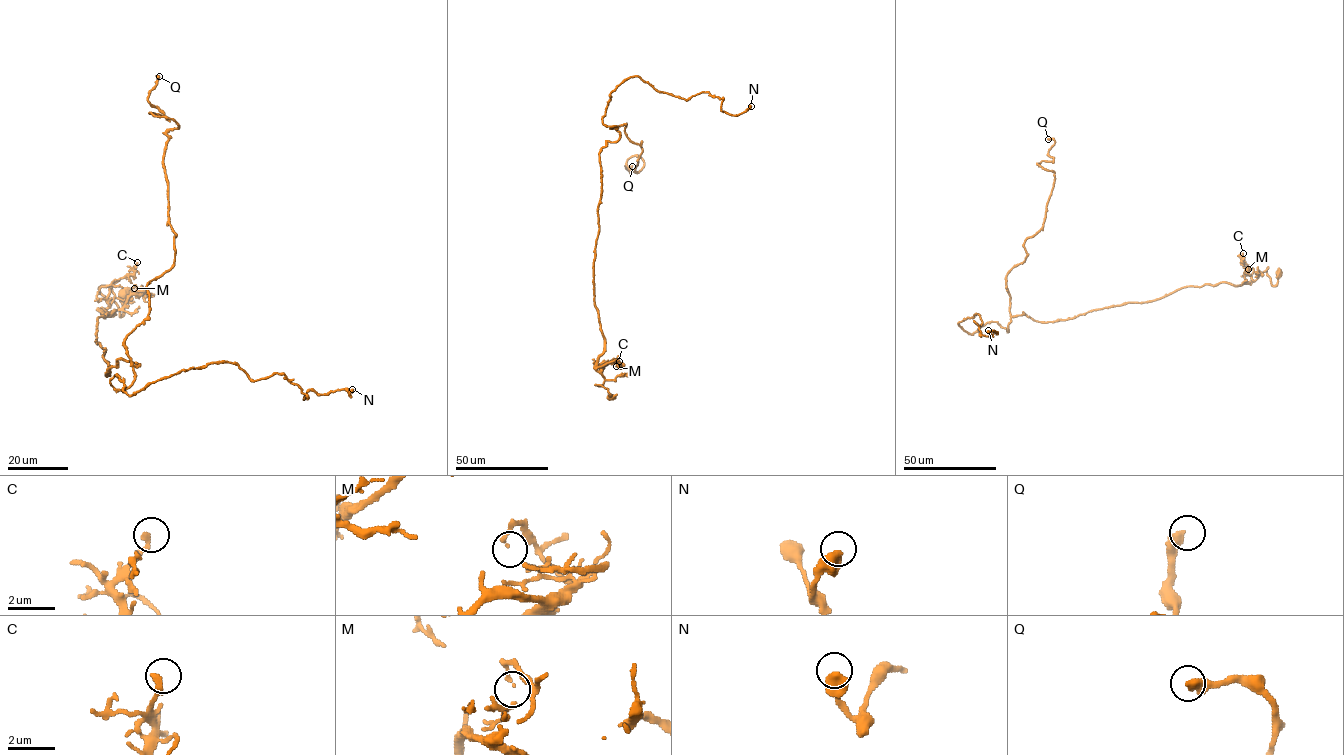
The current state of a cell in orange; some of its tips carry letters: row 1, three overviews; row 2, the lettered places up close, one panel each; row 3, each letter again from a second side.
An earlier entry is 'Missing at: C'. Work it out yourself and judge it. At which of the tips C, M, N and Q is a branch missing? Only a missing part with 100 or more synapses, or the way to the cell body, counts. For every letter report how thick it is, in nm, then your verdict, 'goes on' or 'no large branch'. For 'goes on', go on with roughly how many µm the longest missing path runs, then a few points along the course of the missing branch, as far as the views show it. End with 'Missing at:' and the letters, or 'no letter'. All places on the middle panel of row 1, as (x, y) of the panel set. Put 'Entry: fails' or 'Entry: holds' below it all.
C: 280 nm thick; no large branch
M: 130 nm thick; no large branch
N: 600 nm thick; no large branch
Q: 400 nm thick; no large branch
Missing at: no letter
Entry: fails

